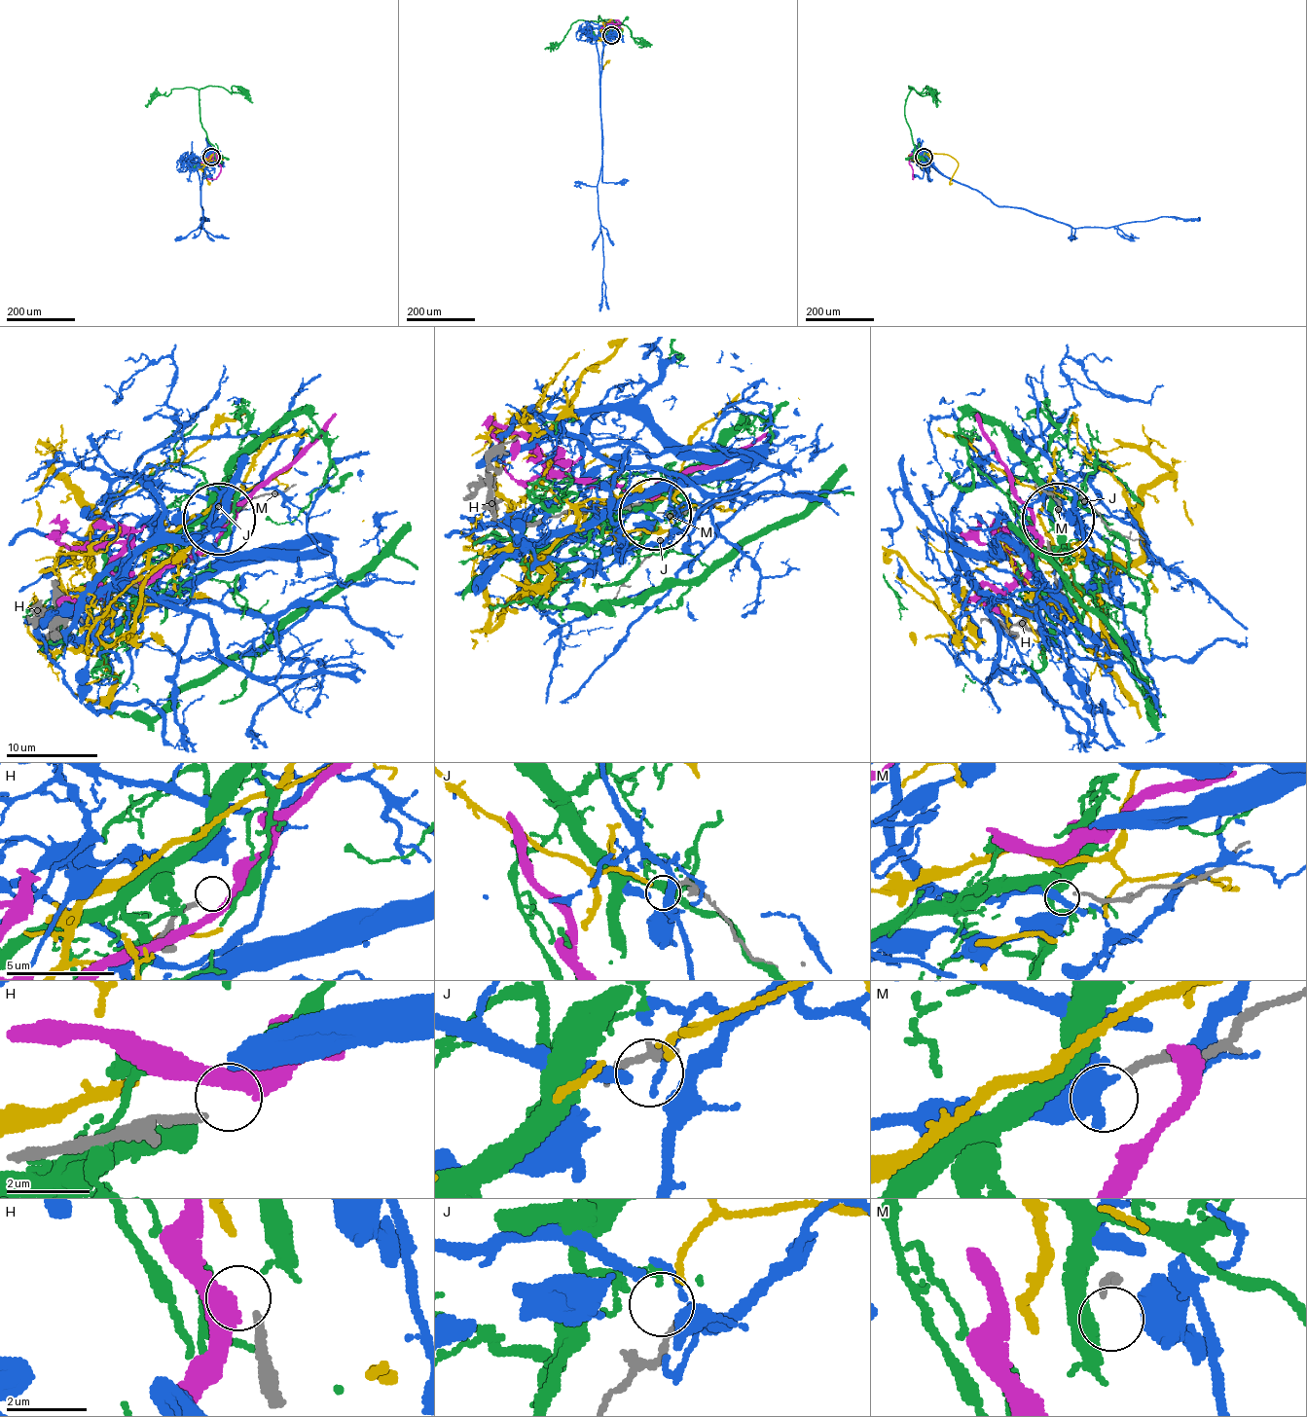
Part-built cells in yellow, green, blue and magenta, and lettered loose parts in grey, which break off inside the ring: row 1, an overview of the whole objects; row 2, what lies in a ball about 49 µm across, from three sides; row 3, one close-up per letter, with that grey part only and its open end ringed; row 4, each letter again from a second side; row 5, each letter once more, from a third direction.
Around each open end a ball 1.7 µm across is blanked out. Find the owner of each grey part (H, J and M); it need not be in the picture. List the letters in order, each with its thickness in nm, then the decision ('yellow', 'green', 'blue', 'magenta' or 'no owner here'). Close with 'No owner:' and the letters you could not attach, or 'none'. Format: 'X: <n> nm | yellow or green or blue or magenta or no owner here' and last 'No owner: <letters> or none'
H: 180 nm | magenta
J: 200 nm | yellow
M: 150 nm | no owner here
No owner: M

